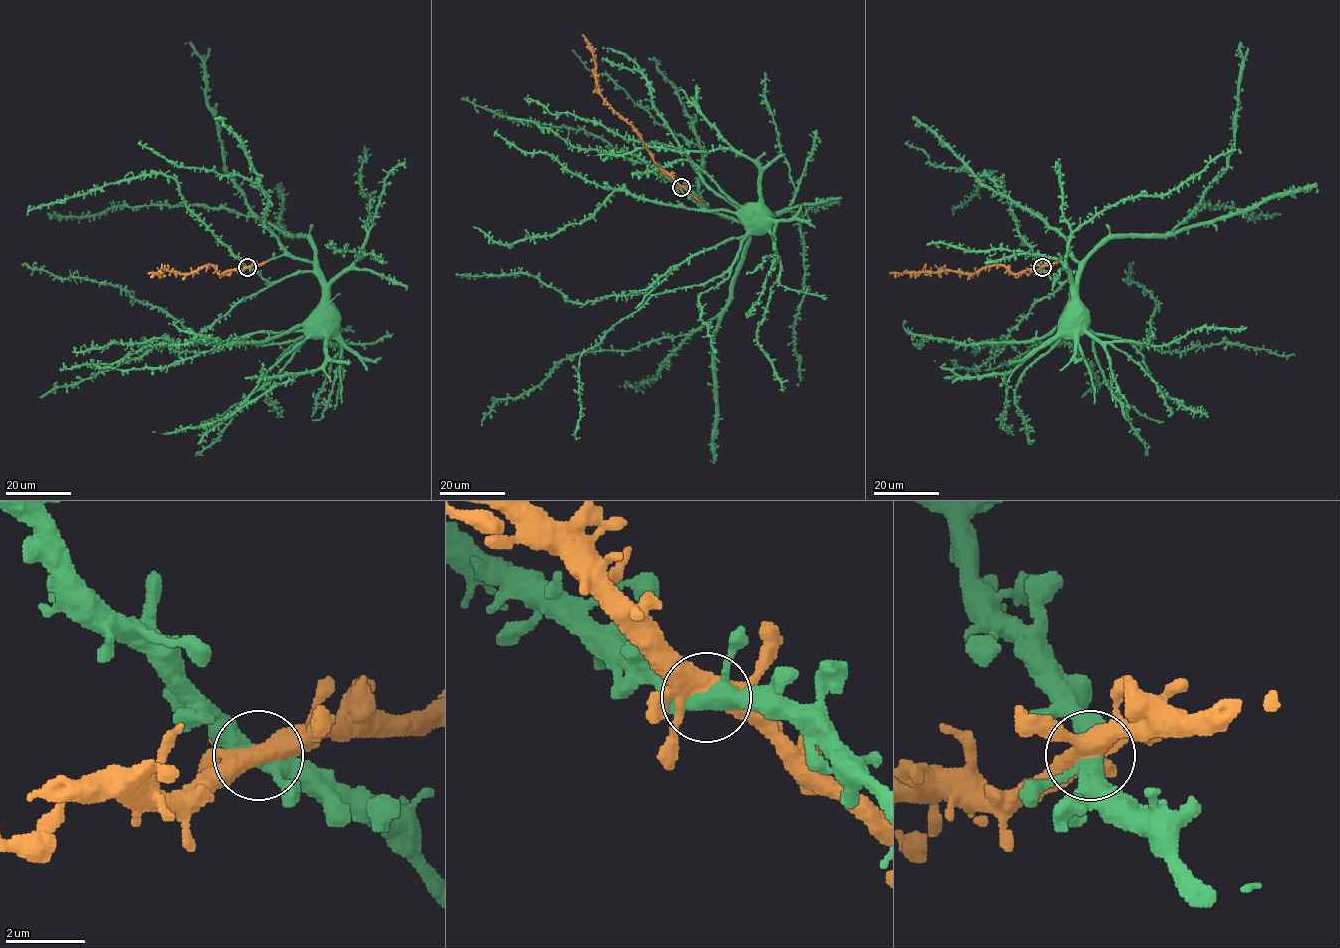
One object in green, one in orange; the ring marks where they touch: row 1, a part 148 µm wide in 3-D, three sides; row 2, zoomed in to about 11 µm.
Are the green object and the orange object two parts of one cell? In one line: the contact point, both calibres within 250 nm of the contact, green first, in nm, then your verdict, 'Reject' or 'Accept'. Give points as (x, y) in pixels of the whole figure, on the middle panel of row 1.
Place: (681, 187). Thickness 380 nm (green) against 440 nm. Accept

